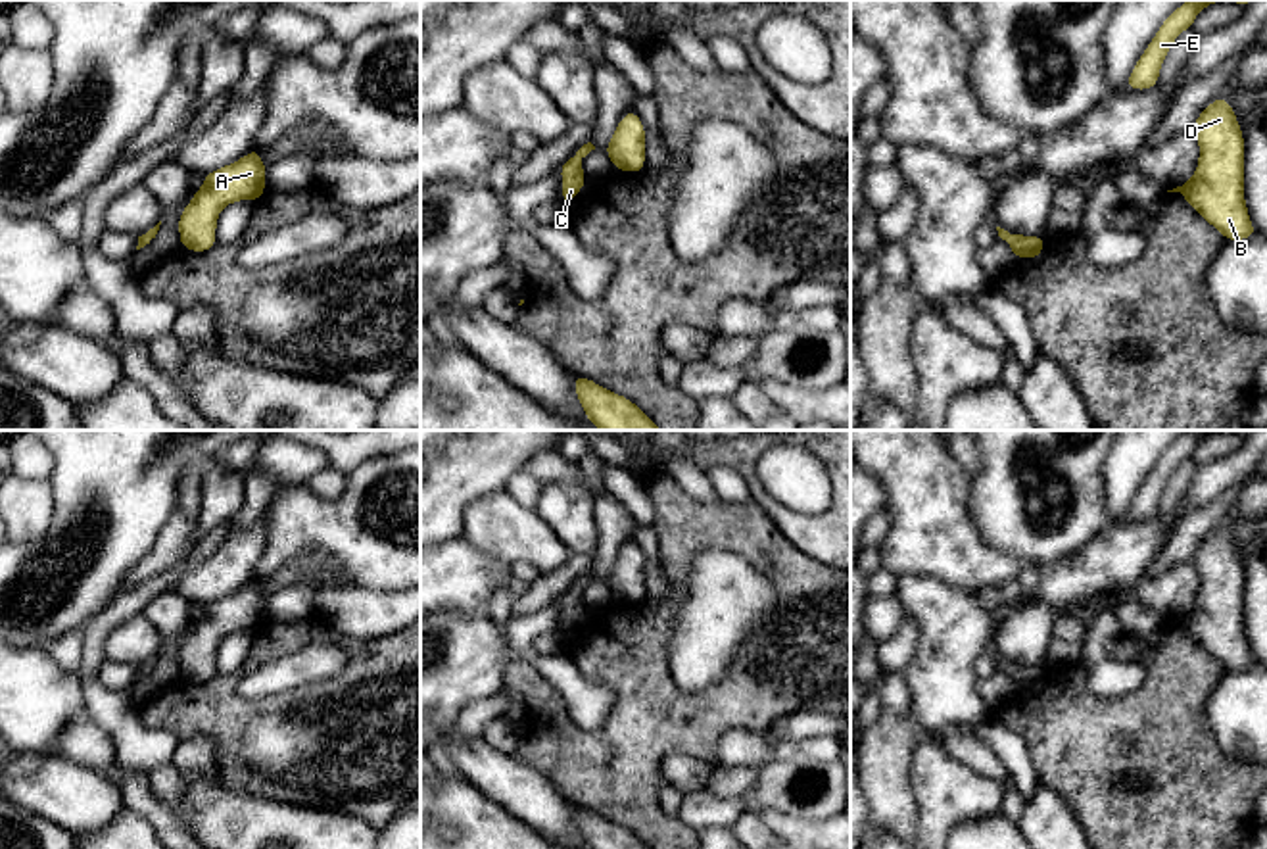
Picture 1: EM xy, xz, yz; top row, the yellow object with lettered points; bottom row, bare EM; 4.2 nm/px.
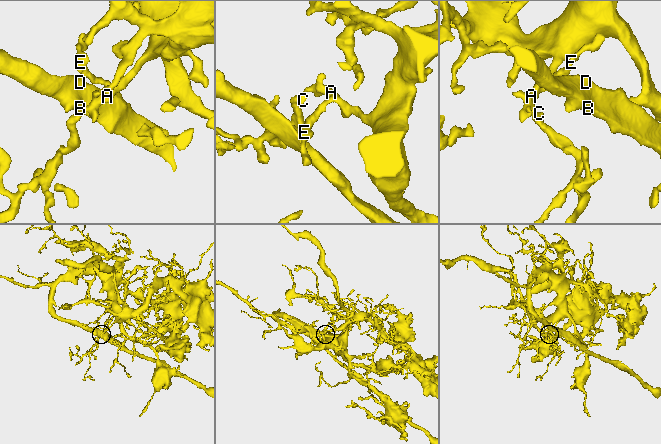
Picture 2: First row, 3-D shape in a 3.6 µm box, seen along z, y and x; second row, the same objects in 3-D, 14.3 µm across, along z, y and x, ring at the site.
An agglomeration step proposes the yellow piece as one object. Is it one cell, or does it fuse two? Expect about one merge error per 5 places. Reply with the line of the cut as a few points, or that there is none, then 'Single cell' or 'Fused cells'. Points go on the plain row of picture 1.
No split. Single cell

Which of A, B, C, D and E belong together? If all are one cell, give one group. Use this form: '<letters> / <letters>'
A B C D E

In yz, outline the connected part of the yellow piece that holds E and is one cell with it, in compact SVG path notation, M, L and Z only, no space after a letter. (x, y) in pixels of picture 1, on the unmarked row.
M1186 430L1159 455L1156 467L1152 469L1152 473L1146 476L1144 484L1133 497L1125 519L1135 521L1154 519L1159 511L1159 499L1171 474L1183 461L1194 455L1198 442L1213 432L1236 432L1248 438L1254 430Z

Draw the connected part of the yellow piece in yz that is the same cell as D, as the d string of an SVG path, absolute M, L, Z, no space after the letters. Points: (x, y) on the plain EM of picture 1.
M1215 528L1194 551L1192 563L1198 569L1200 586L1196 603L1181 617L1167 622L1181 622L1188 636L1213 655L1225 670L1248 670L1257 661L1248 645L1244 630L1244 565L1231 532Z

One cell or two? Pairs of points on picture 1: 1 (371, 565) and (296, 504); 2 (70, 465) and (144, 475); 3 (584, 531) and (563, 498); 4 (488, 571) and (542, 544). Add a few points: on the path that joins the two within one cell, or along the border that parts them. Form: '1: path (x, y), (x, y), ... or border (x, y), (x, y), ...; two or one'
1: path (352, 546), (329, 523), (315, 523); one
2: path (89, 465), (116, 465), (125, 475); one
3: path (576, 523), (563, 506); one
4: border (465, 540), (509, 563); two

